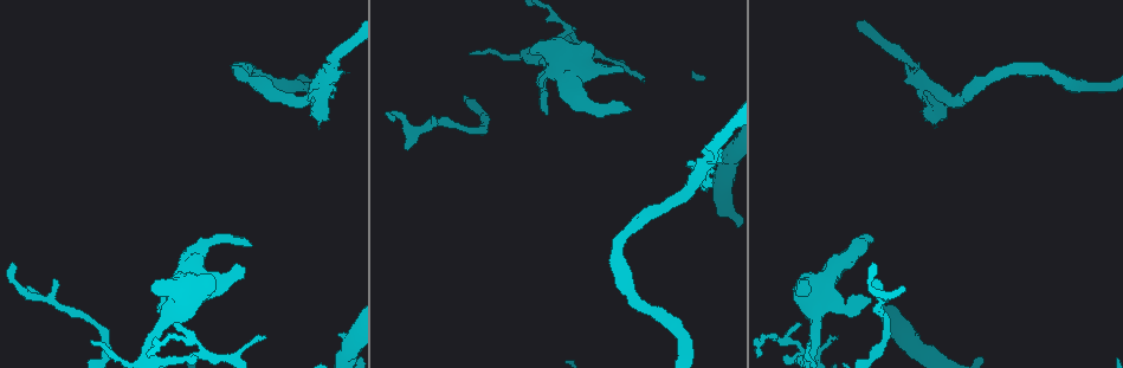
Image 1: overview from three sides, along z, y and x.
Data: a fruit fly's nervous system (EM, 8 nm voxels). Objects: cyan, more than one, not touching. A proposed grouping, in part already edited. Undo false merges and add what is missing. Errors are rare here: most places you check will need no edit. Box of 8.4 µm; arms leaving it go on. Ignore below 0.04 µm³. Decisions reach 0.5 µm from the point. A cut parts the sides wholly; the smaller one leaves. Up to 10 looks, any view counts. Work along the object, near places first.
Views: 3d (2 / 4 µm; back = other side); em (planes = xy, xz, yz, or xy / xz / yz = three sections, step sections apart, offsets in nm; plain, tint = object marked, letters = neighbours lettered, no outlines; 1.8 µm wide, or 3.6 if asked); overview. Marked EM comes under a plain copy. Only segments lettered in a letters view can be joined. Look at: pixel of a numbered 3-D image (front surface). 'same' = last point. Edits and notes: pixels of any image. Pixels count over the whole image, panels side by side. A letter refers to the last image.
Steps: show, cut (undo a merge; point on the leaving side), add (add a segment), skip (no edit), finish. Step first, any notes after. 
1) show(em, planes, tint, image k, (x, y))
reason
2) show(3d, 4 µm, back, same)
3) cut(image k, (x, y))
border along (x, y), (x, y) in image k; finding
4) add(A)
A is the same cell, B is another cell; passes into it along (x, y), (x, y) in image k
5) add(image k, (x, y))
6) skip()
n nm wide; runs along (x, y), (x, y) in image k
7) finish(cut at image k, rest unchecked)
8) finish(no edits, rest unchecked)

show(3d, 2 µm, image 1, (642, 78))
thin end

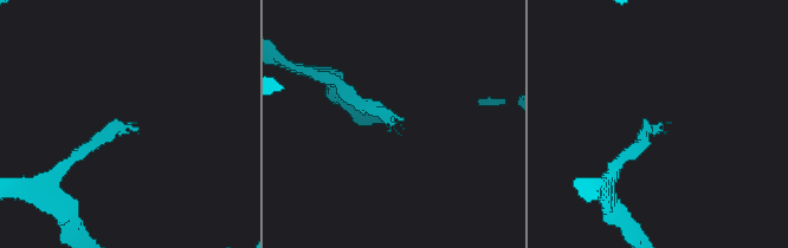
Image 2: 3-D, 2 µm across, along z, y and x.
show(em, 3.6 µm, xy, step 4, letters, image 2, (398, 118))
now the EM

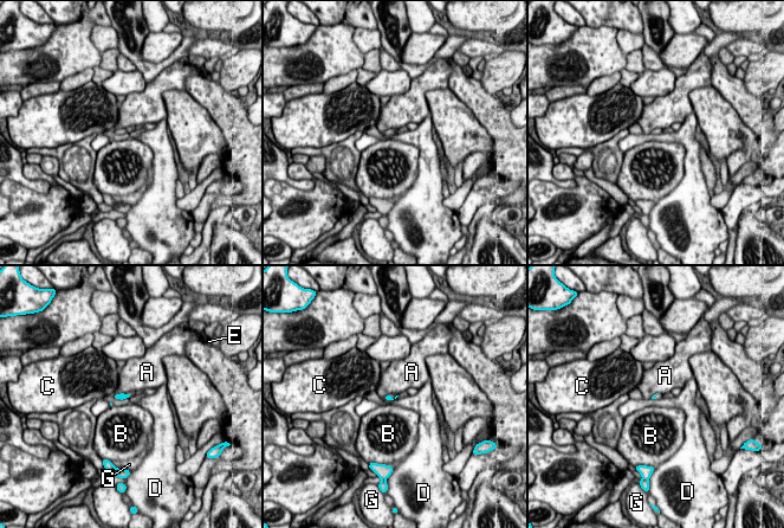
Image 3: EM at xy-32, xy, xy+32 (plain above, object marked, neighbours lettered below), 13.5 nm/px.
show(em, 3.6 µm, planes, letters, same)

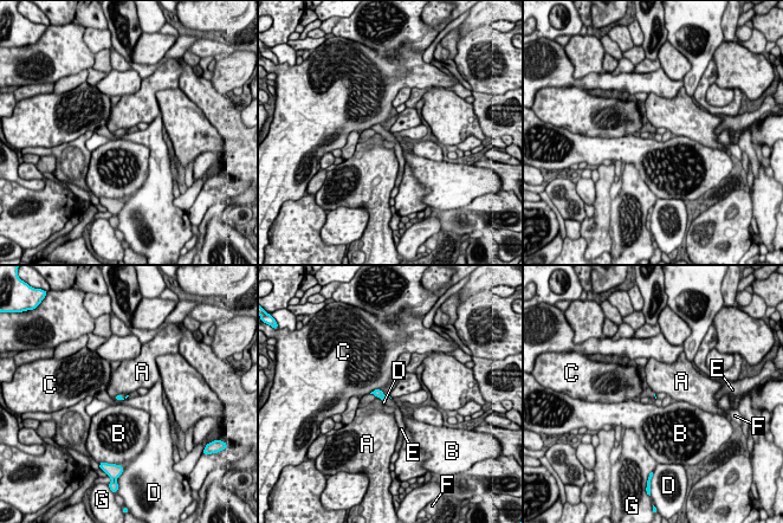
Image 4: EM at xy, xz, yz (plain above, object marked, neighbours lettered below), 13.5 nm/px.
skip()
A, B, C, D, E, F and G are other cells; no lettered segment goes on from it

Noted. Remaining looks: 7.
show(3d, 2 µm, back, image 1, (627, 111))
an open end

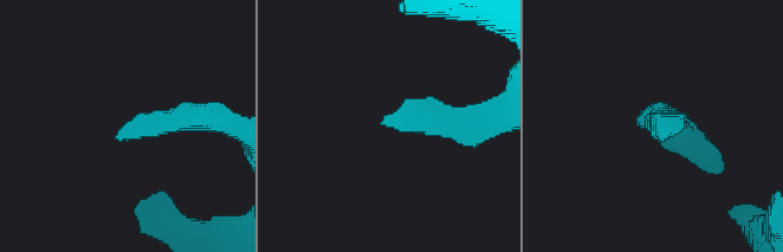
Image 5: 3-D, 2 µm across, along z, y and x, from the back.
show(em, xy, step 8, tint, image 5, (658, 135))

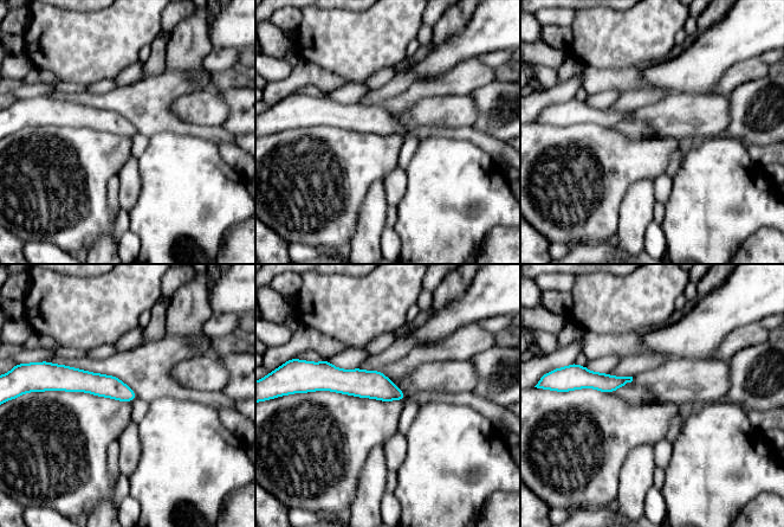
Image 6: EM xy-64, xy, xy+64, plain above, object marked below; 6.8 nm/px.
show(em, planes, letters, same)

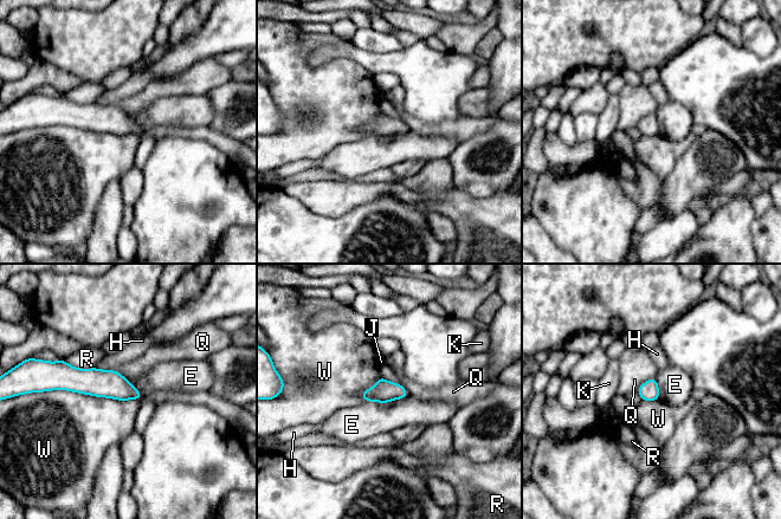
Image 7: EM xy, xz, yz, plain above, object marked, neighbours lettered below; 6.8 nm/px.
skip()
E, H, J, K, Q, R and W are other cells; none of them fits

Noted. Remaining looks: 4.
show(3d, 2 µm, image 1, (922, 110))
an open end

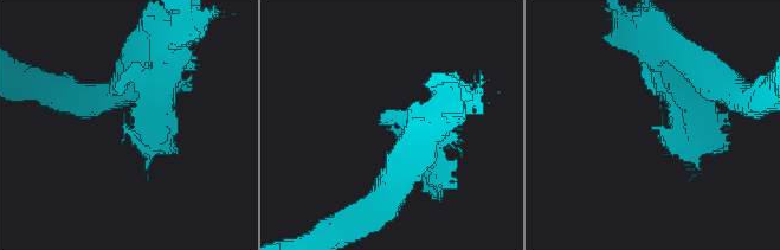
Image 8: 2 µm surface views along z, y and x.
show(em, yz, step 16, letters, image 8, (656, 128))

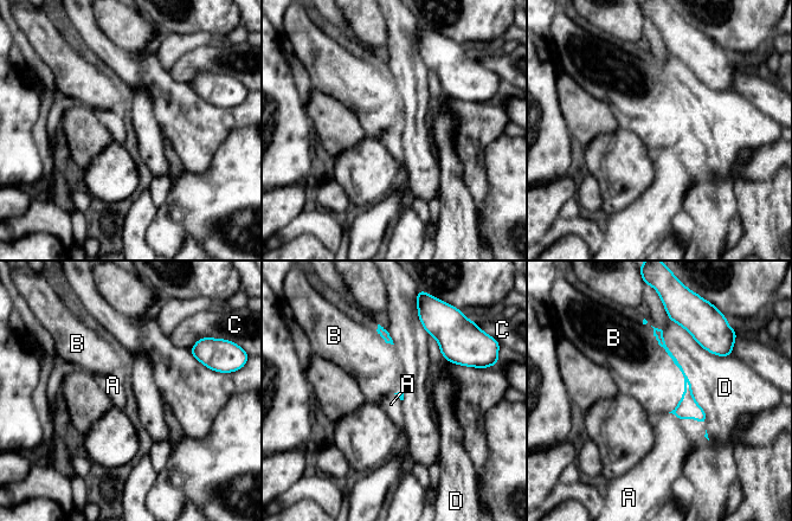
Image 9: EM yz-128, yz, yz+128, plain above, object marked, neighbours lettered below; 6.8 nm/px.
show(em, planes, letters, same)

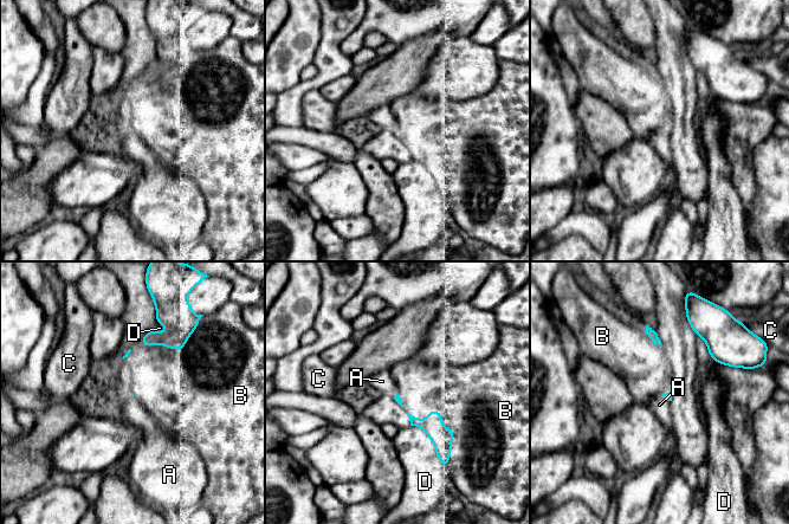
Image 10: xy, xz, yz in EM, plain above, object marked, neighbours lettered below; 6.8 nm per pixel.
skip()
A, B, C and D are other cells; border along (407, 412), (442, 414), (450, 458) in image 10; no lettered segment goes on from it

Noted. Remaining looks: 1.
finish(no edits, rest unchecked)

